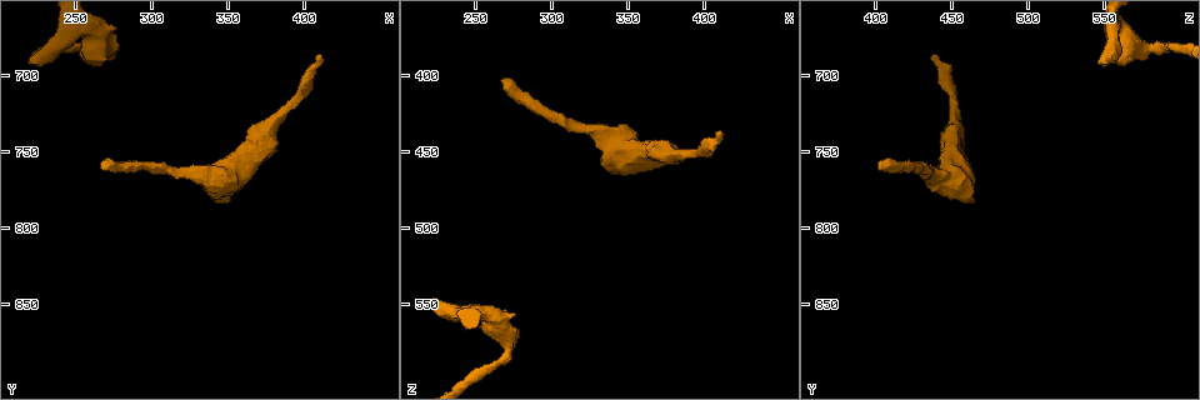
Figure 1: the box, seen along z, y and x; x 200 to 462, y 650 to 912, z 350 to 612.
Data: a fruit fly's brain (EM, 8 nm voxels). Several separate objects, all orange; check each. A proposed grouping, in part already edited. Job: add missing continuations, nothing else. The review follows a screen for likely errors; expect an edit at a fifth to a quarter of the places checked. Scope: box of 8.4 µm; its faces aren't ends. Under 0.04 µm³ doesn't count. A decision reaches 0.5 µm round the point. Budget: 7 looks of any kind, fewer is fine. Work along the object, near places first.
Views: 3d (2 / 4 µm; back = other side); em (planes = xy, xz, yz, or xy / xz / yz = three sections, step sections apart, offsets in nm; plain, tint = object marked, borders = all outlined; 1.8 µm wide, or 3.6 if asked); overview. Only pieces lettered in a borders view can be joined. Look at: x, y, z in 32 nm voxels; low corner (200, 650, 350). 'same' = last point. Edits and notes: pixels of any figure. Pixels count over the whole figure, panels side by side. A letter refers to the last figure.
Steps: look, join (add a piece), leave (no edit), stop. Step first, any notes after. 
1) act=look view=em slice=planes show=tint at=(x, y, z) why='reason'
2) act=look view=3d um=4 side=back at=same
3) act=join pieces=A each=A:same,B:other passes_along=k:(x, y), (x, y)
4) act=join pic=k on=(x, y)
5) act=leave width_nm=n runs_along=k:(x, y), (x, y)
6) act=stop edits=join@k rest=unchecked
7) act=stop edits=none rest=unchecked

act=look view=3d um=4 at=(412, 686, 436) why='end of a long branch'

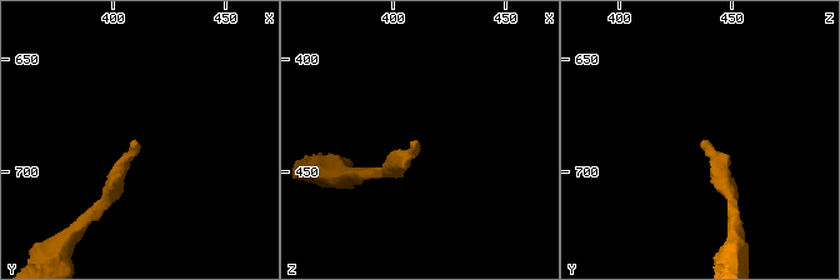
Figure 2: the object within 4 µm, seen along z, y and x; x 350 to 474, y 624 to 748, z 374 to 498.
act=look view=em um=3.6 slice=planes show=borders at=(411, 688, 437)

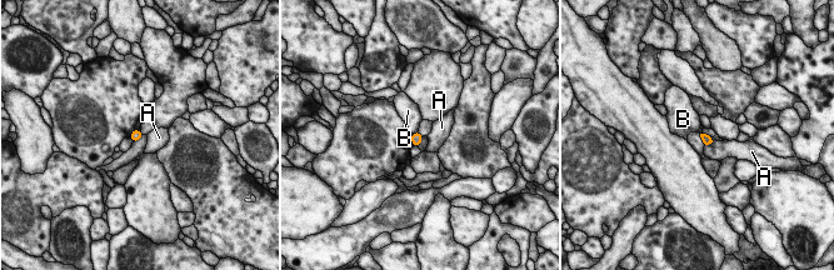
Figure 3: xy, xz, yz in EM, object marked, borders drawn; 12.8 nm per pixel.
act=leave longest_contact=A:140nm each=A:other,B:other found='none of them fits'

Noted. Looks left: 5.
act=look view=3d um=4 at=(268, 760, 404) why='long arm stops here'

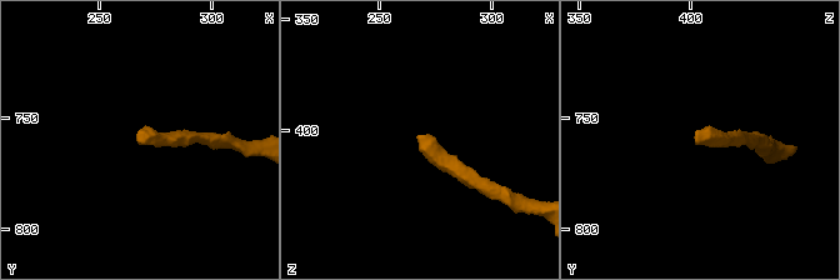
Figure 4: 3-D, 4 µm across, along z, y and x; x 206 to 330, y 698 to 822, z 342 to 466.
act=look view=em slice=planes show=plain at=(266, 760, 403)

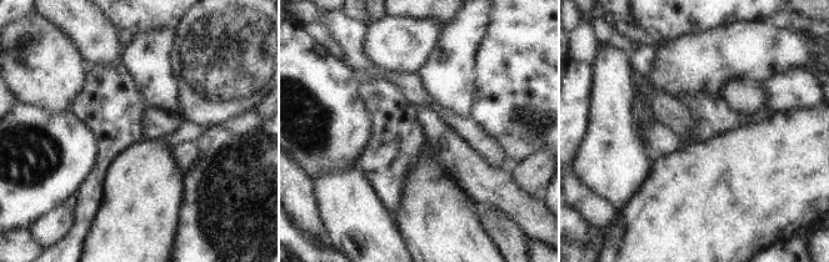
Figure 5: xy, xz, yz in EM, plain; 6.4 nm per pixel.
act=look view=em slice=planes show=borders at=same why='see the neighbours'

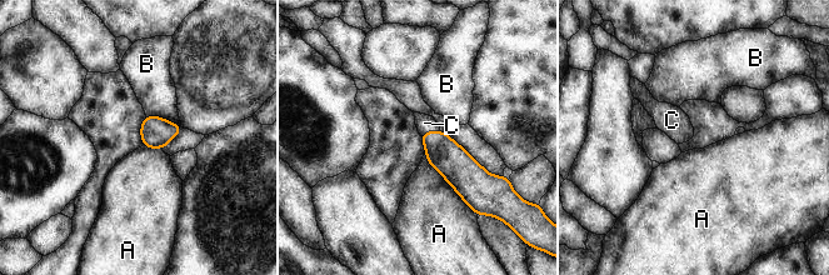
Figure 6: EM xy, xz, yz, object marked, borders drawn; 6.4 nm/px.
act=join pieces=C width_nm=200 each=A:other,B:other,C:same passes_along=6:(453, 161), (429, 131), (424, 123) found='the neuron continues'

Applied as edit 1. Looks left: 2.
act=stop edits=join@6 rest=unchecked

